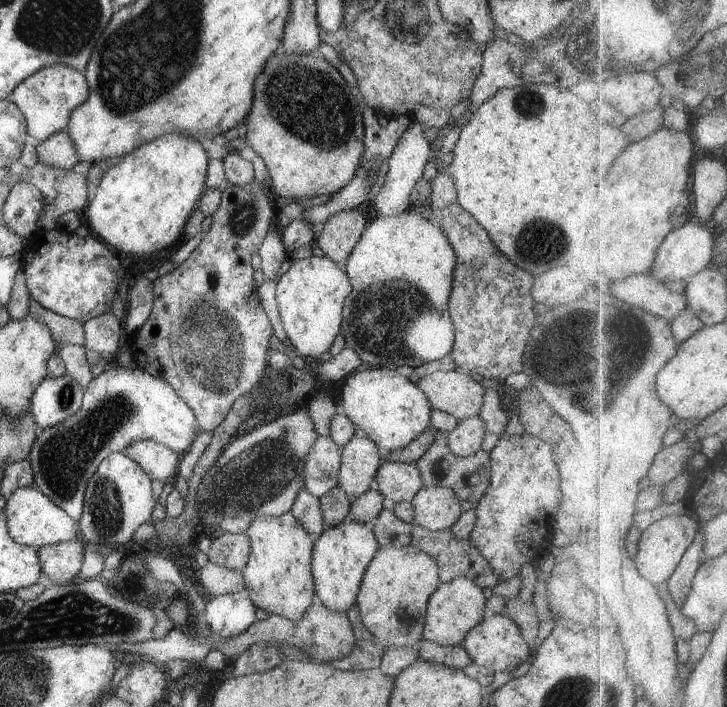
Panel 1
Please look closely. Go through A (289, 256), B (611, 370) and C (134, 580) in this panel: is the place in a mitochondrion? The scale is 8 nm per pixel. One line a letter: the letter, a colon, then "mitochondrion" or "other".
A: other
B: mitochondrion
C: mitochondrion

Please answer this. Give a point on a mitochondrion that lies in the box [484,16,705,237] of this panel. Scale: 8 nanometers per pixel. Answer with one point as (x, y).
(529, 106)

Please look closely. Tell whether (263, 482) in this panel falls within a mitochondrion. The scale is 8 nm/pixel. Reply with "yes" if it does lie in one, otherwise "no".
yes

